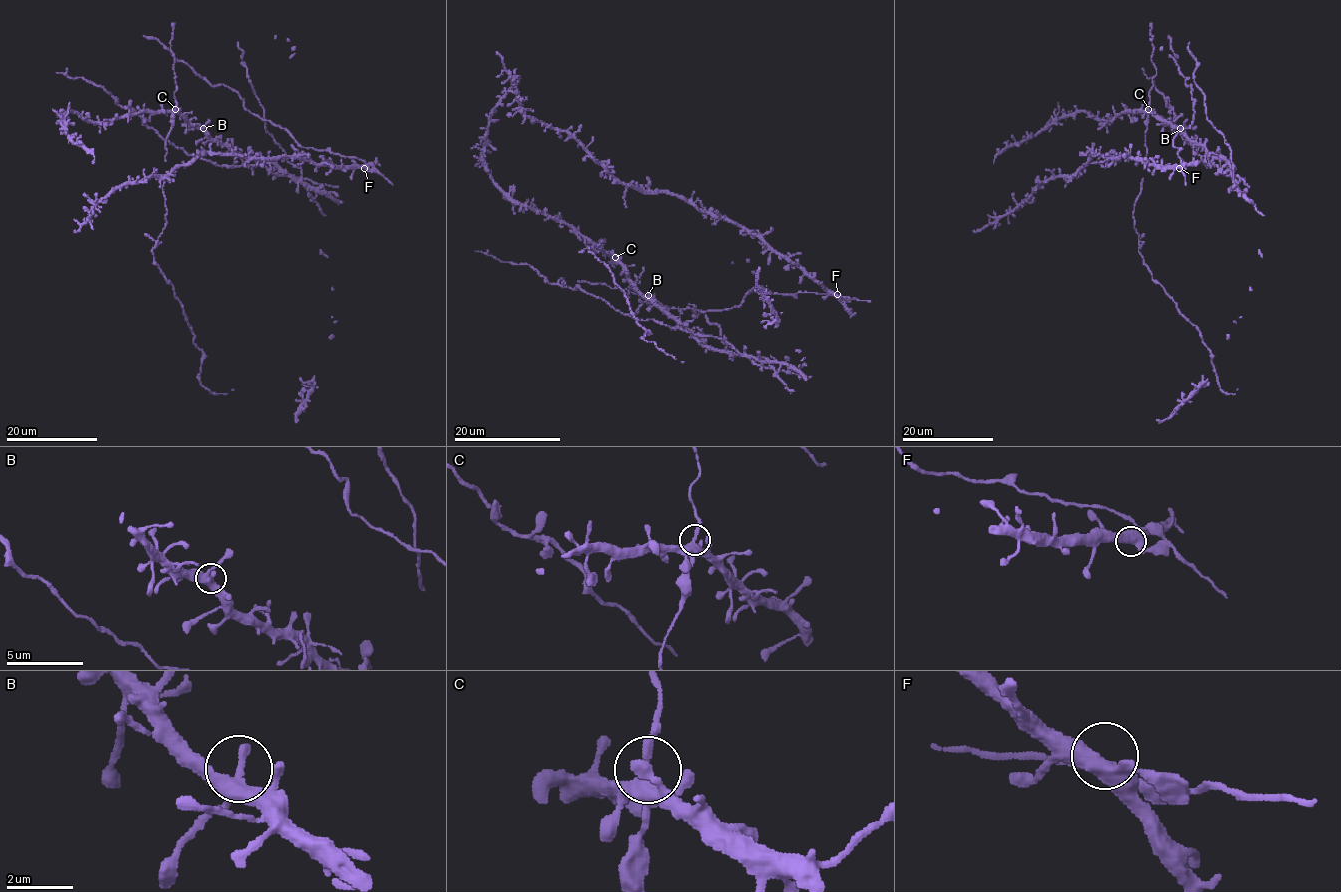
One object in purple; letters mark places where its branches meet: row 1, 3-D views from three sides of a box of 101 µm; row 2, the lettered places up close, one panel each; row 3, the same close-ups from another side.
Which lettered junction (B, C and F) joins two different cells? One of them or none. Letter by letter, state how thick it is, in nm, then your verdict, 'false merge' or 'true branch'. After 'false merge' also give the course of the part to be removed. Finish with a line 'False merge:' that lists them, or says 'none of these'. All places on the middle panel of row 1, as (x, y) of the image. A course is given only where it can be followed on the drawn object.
B: 320 nm thick; true branch
C: 360 nm thick; true branch
F: 440 nm thick; true branch
False merge: none of these

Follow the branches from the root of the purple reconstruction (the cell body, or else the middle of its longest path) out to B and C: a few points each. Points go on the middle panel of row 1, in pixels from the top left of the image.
B: (741, 354), (764, 358), (754, 359), (705, 347), (648, 295)
C: (741, 354), (764, 358), (734, 355), (701, 344), (651, 302), (615, 258)

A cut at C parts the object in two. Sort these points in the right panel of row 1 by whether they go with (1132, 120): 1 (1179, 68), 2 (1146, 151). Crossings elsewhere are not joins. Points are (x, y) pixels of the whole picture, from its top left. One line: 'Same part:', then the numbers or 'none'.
Same part: 1

